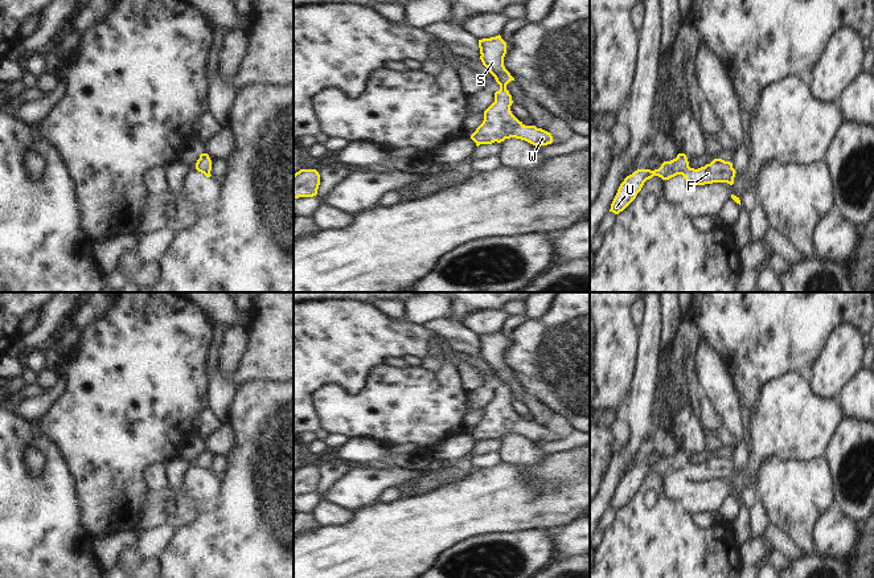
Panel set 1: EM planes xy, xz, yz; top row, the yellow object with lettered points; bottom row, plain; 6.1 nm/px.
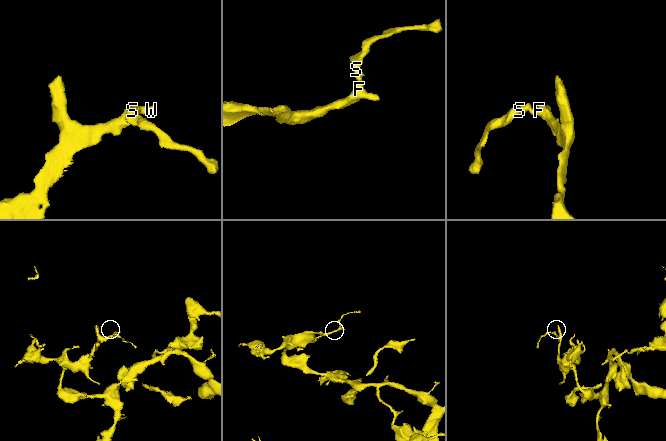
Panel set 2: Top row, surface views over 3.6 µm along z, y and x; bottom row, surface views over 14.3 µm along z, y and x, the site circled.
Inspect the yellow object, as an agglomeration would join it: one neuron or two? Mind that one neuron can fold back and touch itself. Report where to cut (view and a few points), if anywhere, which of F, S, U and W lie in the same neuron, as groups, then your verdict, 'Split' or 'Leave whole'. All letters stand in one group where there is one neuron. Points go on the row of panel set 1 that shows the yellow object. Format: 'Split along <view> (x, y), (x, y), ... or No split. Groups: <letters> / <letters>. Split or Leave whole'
No split. Groups: F S U W. Leave whole.

